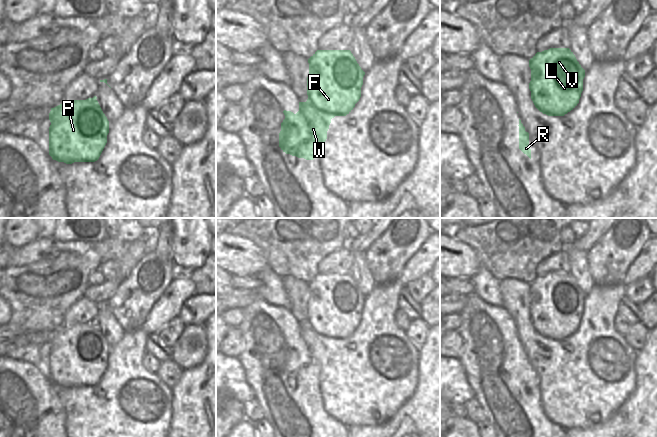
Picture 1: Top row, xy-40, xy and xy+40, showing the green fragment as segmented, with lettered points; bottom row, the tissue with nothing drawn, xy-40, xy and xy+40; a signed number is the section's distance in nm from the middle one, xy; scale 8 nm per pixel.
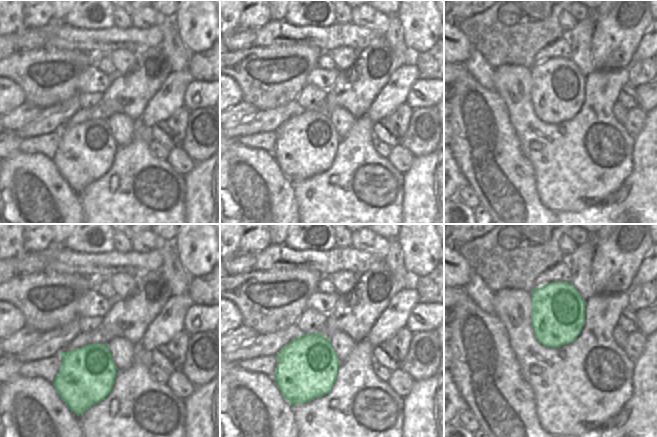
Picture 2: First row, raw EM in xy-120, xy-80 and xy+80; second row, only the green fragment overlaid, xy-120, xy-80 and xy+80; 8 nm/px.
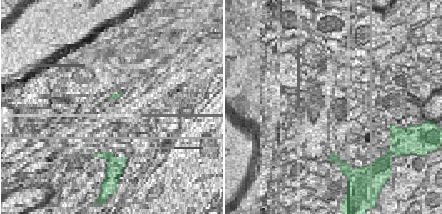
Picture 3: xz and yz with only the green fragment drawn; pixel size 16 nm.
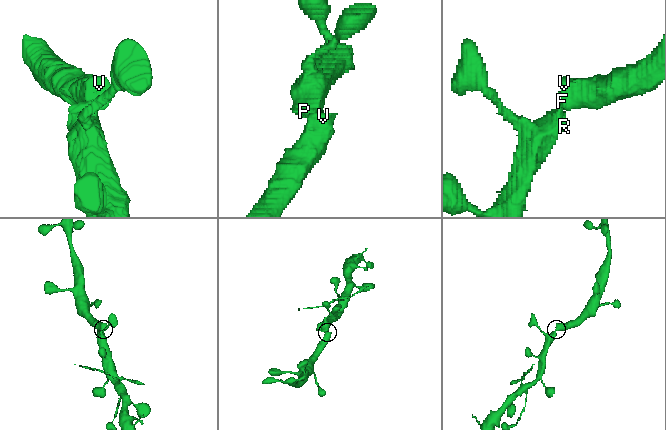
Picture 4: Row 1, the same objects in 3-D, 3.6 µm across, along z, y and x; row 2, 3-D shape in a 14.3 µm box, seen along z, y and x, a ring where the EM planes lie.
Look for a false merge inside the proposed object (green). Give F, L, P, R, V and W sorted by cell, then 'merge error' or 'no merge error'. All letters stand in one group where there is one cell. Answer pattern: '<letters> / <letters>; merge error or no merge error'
F L P R V W; no merge error

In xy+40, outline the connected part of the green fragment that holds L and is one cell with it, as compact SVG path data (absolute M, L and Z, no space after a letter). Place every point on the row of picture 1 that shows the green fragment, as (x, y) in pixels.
M569 48L537 52L530 60L529 89L535 107L548 116L564 116L579 103L585 70Z

